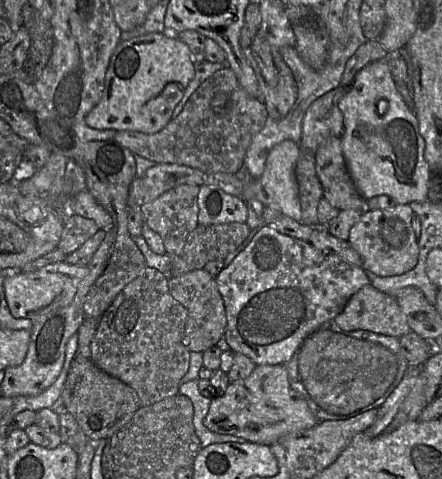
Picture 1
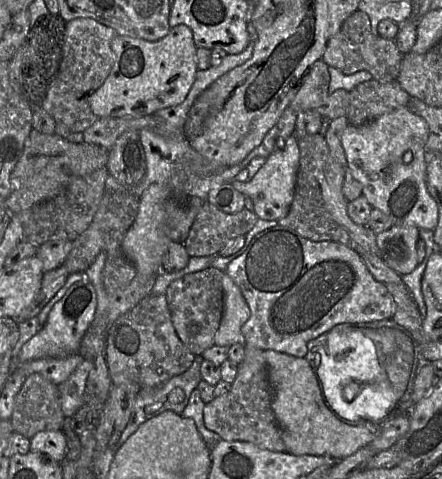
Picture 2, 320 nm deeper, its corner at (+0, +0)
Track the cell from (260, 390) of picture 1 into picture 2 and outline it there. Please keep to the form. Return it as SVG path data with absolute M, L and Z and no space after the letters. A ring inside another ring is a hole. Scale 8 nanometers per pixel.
M265 350L268 378L273 392L272 410L281 430L285 452L293 455L326 456L341 460L369 446L380 423L351 426L326 403L318 379L305 358Z

